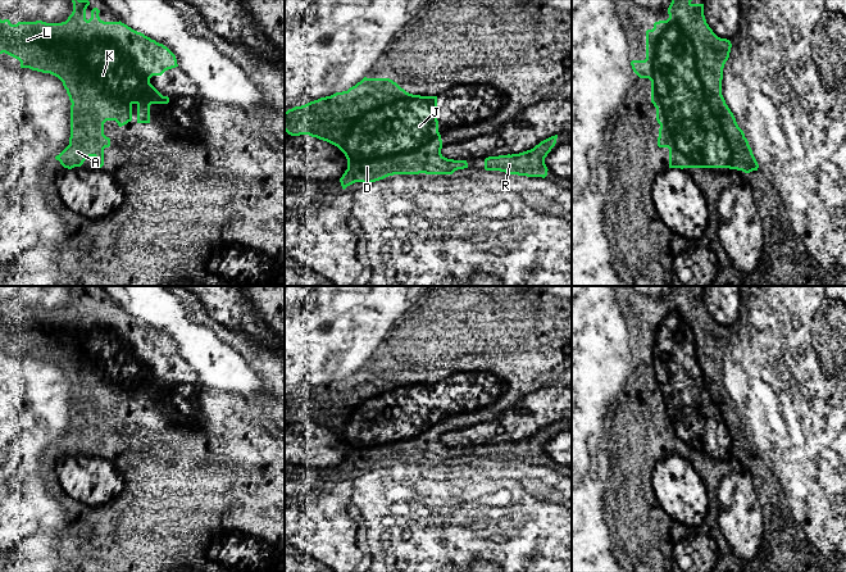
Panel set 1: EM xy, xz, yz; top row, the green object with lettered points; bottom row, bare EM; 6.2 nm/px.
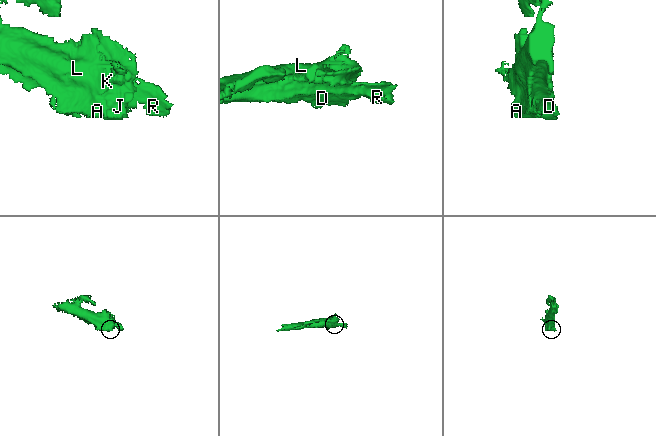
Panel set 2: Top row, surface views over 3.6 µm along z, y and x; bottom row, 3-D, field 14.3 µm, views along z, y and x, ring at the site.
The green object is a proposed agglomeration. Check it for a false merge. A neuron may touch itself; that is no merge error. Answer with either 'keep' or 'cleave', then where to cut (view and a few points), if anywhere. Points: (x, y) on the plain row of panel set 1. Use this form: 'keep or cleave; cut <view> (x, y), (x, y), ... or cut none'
keep; cut none

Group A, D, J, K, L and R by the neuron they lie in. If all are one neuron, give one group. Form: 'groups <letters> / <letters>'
groups A D J K L R

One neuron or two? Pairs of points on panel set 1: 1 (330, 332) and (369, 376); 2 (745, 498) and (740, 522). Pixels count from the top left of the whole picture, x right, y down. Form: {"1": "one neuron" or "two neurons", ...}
{"1": "two neurons", "2": "one neuron"}

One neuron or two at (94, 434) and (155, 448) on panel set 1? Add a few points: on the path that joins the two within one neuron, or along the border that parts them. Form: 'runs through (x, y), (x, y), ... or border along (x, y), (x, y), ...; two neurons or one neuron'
runs through (109, 434), (140, 434); one neuron

